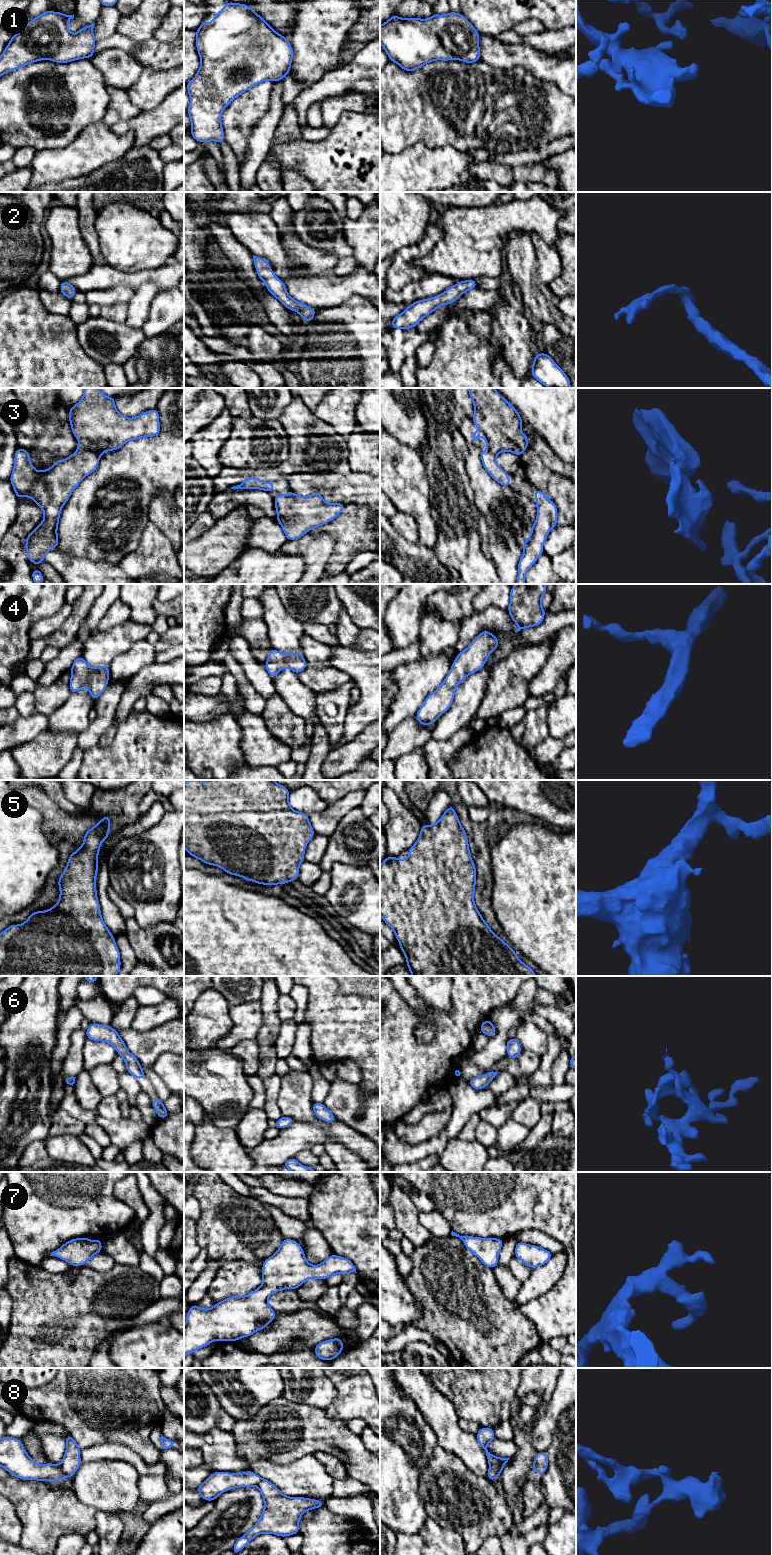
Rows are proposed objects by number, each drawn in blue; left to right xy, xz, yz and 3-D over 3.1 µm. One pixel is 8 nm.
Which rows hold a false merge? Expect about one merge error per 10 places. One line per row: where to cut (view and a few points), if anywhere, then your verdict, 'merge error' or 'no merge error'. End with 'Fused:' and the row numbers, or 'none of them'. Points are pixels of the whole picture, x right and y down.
1: cut none; no merge error
2: cut none; no merge error
3: cut none; no merge error
4: cut none; no merge error
5: cut none; no merge error
6: cut none; no merge error
7: cut none; no merge error
8: cut xy (59, 1465), (67, 1476); merge error
Fused: 8

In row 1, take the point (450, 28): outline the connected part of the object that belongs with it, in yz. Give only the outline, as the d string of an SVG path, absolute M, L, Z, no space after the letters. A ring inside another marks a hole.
M449 12L445 15L433 14L429 19L399 18L394 14L380 26L380 45L386 51L390 61L397 63L403 70L413 72L423 65L435 60L461 60L474 63L480 60L480 34L474 26L461 14Z

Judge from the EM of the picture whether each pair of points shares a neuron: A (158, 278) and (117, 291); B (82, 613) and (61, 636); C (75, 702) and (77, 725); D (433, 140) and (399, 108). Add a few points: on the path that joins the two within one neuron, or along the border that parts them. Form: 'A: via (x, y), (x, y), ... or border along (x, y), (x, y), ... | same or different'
A: border along (107, 288), (116, 285), (127, 285), (135, 289) | different
B: via (76, 619), (67, 630) | same
C: via (75, 708), (75, 719) | same
D: via (425, 132), (407, 114) | same

